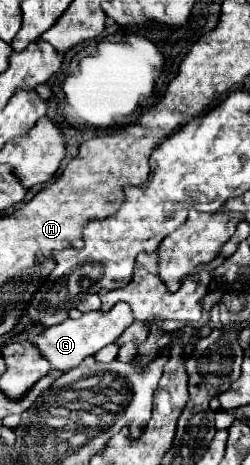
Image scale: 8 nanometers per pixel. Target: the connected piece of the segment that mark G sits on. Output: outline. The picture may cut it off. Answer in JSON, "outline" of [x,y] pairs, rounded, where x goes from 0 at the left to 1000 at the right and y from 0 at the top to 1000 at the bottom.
{"outline":[[[480,647],[424,673],[408,673],[408,669],[352,669],[320,686],[264,686],[240,699],[192,703],[176,712],[176,720],[136,742],[208,781],[208,794],[256,802],[256,798],[304,789],[344,763],[376,763],[384,755],[400,755],[432,738],[456,738],[496,716],[496,708],[528,699],[528,690],[536,690],[536,677],[528,677],[520,656]]]}

